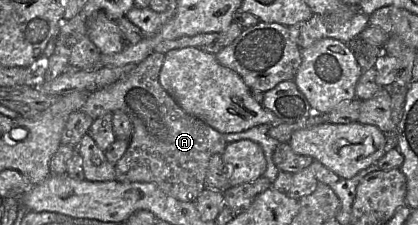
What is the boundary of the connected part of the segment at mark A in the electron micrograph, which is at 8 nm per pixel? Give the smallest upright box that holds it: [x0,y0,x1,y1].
[81,52,226,202]

